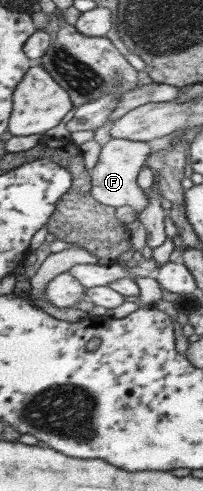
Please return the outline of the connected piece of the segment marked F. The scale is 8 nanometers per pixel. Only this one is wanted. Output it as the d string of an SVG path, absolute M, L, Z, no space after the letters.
M111 139L101 146L98 158L90 170L90 195L95 201L109 207L126 210L131 215L146 206L147 198L136 184L136 177L145 165L152 144L125 139Z

